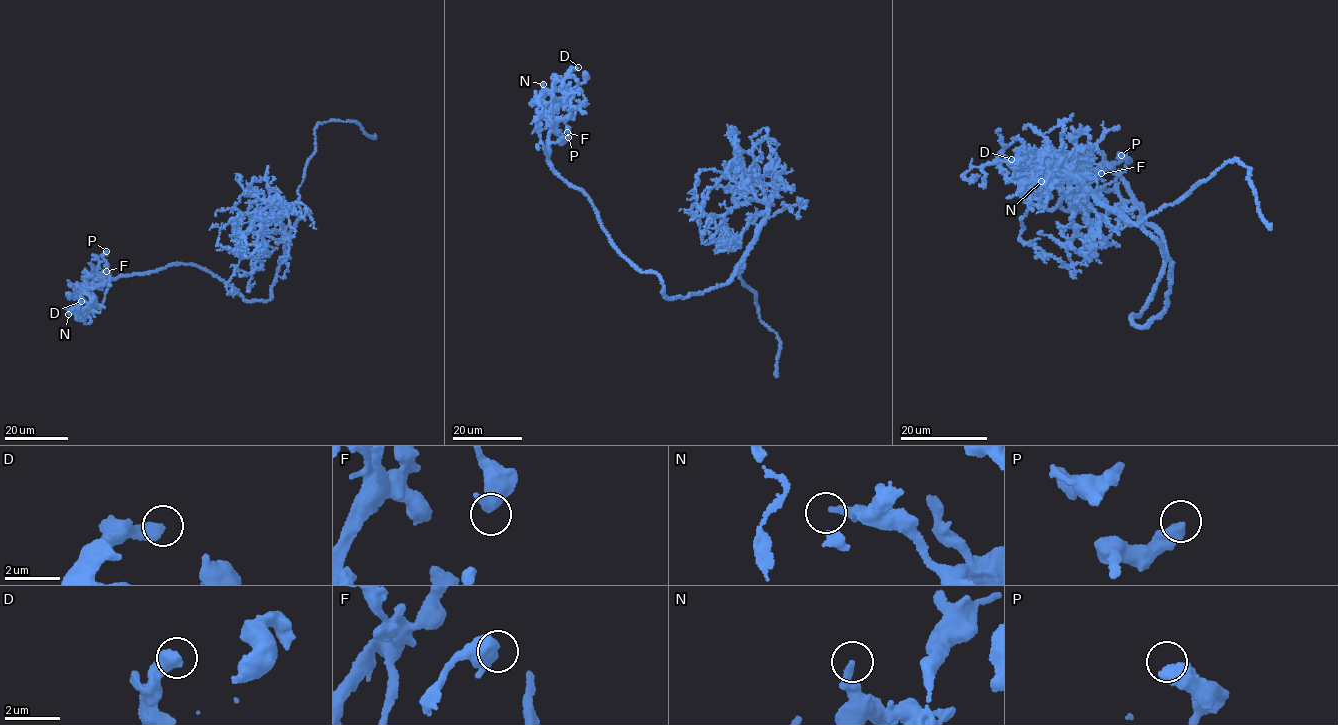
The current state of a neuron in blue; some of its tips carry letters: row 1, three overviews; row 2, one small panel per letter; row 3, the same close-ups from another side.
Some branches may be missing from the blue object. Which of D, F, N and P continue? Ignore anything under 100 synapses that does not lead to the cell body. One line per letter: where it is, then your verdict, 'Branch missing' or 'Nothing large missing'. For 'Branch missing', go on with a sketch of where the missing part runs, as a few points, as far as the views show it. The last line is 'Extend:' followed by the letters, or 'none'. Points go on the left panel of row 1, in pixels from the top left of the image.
D: Place: (81, 301). Nothing large missing
F: Place: (106, 271). Nothing large missing
N: Place: (68, 314). Nothing large missing
P: Place: (106, 251). Nothing large missing
Extend: none

